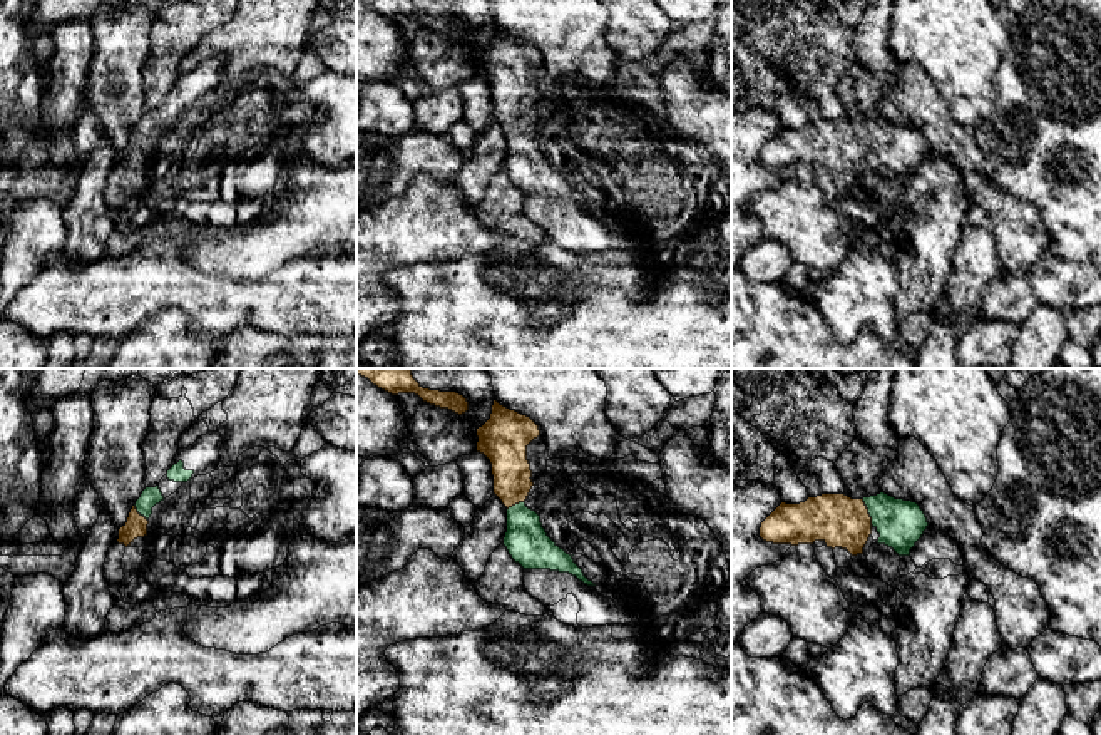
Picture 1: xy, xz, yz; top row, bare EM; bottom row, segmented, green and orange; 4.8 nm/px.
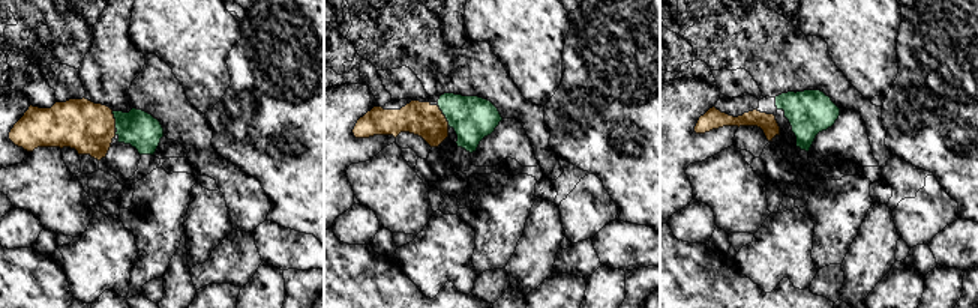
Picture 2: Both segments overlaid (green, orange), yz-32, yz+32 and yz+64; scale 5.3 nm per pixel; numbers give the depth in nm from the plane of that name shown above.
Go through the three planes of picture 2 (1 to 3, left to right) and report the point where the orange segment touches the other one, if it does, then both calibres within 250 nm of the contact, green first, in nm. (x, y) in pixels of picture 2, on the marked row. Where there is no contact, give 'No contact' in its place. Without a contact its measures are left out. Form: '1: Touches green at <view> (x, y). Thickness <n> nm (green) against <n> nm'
1: Touches green at yz-32 (116, 120). Thickness 200 nm (green) against 280 nm
2: Touches green at yz+32 (444, 114). Thickness 240 nm (green) against 180 nm
3: No contact

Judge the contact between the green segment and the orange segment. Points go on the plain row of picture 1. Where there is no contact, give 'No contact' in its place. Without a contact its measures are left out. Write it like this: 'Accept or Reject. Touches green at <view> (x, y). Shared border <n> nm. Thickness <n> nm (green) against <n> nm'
Accept. Touches green at yz (869, 138). Shared border 140 nm. Thickness 220 nm (green) against 240 nm

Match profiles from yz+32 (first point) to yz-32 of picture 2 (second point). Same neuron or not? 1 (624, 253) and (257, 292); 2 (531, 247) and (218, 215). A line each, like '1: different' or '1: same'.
1: different
2: same

